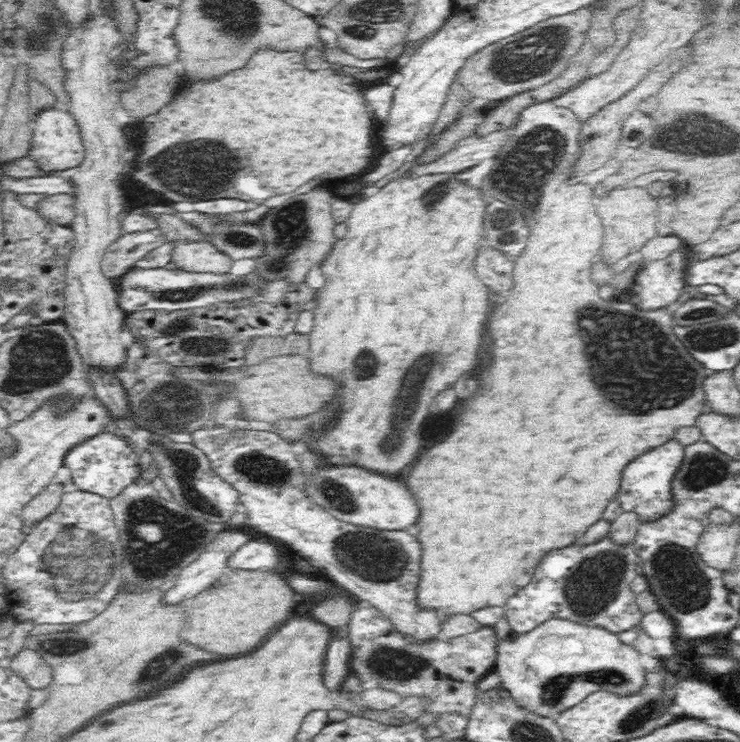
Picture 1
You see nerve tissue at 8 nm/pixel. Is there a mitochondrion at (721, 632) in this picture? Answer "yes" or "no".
no

